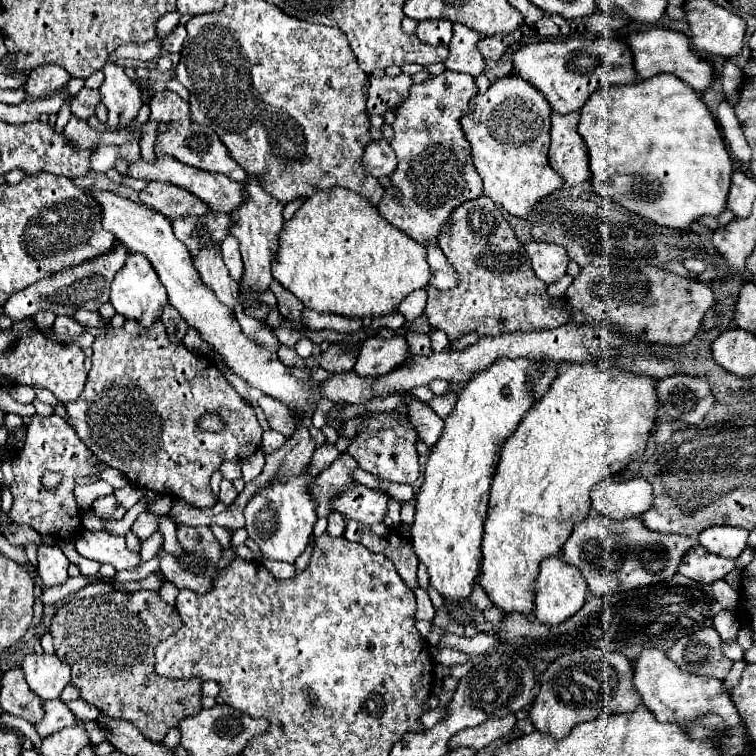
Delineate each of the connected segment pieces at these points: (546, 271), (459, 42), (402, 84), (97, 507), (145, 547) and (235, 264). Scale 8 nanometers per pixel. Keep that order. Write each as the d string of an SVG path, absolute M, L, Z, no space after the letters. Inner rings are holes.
M528 241L524 247L530 255L534 273L544 283L550 285L566 273L566 265L568 265L570 259L568 259L566 249L562 245L544 243L544 241Z
M454 23L454 37L448 45L448 57L444 61L446 69L450 71L458 71L458 73L468 73L472 77L482 75L484 69L458 69L458 61L460 63L480 63L474 61L474 43L480 39L478 31L470 31L470 27Z
M400 73L398 77L384 75L382 79L370 77L368 79L370 101L366 101L368 113L384 115L386 111L396 111L398 105L402 105L402 99L406 101L410 85L412 85L412 77L404 73Z
M114 495L94 499L90 505L90 511L94 511L94 515L100 519L122 519L126 513L126 509L122 505L118 505Z
M156 531L156 533L152 533L148 539L144 539L144 541L142 541L142 547L140 547L142 561L152 559L152 557L154 557L154 555L160 551L162 541L164 541L164 537L162 537L162 533L160 533L160 531Z
M230 235L222 241L222 257L224 257L224 263L226 263L228 271L230 271L230 277L234 281L240 281L242 273L244 273L244 265L242 265L238 241L234 241L234 237L230 237Z

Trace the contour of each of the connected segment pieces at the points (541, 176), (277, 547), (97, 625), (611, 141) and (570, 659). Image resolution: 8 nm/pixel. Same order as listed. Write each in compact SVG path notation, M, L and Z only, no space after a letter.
M506 75L492 81L486 93L474 95L468 113L462 117L462 129L472 145L474 167L484 181L484 195L488 195L494 203L502 205L508 213L516 217L526 217L538 199L550 195L552 191L564 185L562 175L554 173L554 169L548 163L550 111L550 103L542 99L542 93L538 89L534 89L518 75Z
M300 473L284 483L274 483L262 489L246 505L244 529L248 531L248 537L260 547L262 557L294 563L296 557L306 549L308 539L312 535L312 527L316 523L316 503L310 499L306 491L306 485L310 481L312 477Z
M114 591L106 595L96 595L96 597L72 599L64 607L60 607L52 617L50 635L54 637L56 655L70 665L72 685L80 689L84 701L96 705L102 713L114 719L124 719L134 723L148 741L162 743L166 733L172 727L176 727L182 717L190 717L202 711L200 679L170 681L154 673L154 649L158 641L164 641L164 637L174 635L180 627L182 627L182 621L176 607L164 603L158 591L136 591L136 593Z
M662 73L658 77L652 77L650 81L638 81L638 83L622 85L622 87L604 87L604 89L598 89L596 93L590 95L590 99L586 101L586 105L580 109L578 133L580 133L580 137L584 139L584 143L588 147L592 187L606 201L618 203L624 209L628 209L628 211L632 211L636 215L642 215L642 217L650 219L652 223L656 223L660 227L668 227L668 229L686 229L698 217L704 217L704 215L718 217L726 209L726 197L728 197L728 191L730 191L730 177L734 173L734 163L730 159L730 153L726 149L726 143L722 139L722 133L720 133L720 129L718 129L718 125L716 125L710 109L704 105L702 97L694 89L690 89L684 81L680 81L678 77L674 77L670 73Z
M588 647L562 655L548 665L540 681L540 691L530 709L530 721L538 731L562 739L578 723L612 713L630 713L640 703L642 697L634 687L634 671L630 659L618 651L610 653L604 649Z

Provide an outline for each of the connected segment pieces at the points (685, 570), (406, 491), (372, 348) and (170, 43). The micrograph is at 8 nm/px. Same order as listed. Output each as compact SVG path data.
M700 543L690 547L678 565L678 573L700 583L714 583L724 579L734 569L732 559L724 559L708 553Z
M388 483L388 485L384 485L384 491L392 493L392 497L394 497L394 499L398 499L400 503L406 503L406 501L410 501L410 499L414 497L414 493L412 493L412 487L410 487L410 485L396 485L396 483Z
M370 337L364 341L354 371L360 377L380 377L394 371L408 355L404 337Z
M178 25L178 27L166 37L162 49L168 51L168 53L178 53L178 51L182 49L184 39L186 39L186 29L184 29L184 25Z

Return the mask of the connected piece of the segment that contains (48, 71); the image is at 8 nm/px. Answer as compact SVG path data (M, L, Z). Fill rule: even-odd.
M42 65L36 67L28 81L26 81L26 93L28 97L46 97L66 87L70 81L70 73L58 65Z

